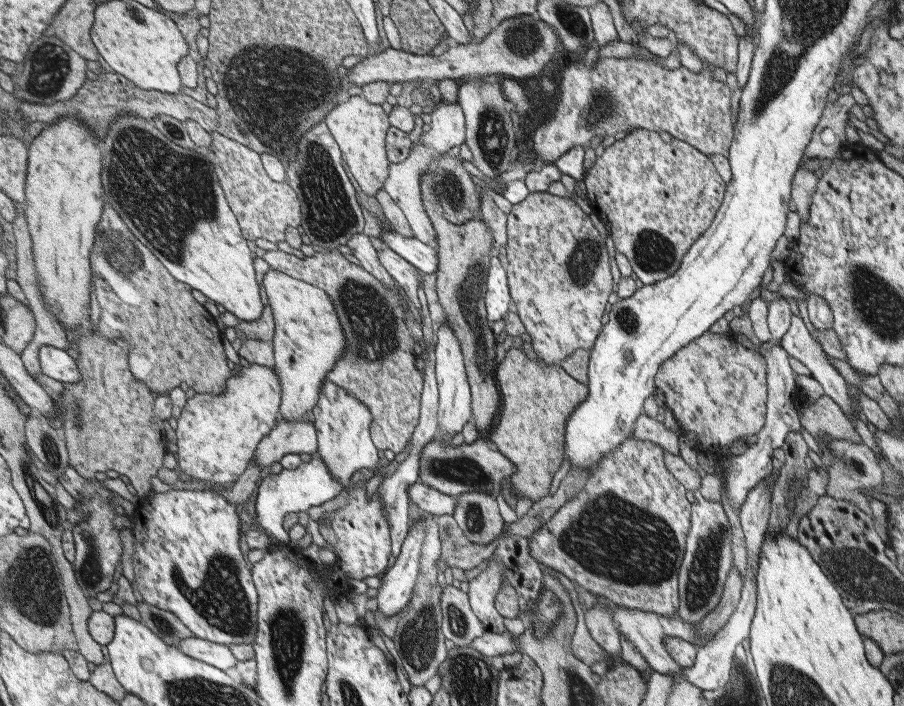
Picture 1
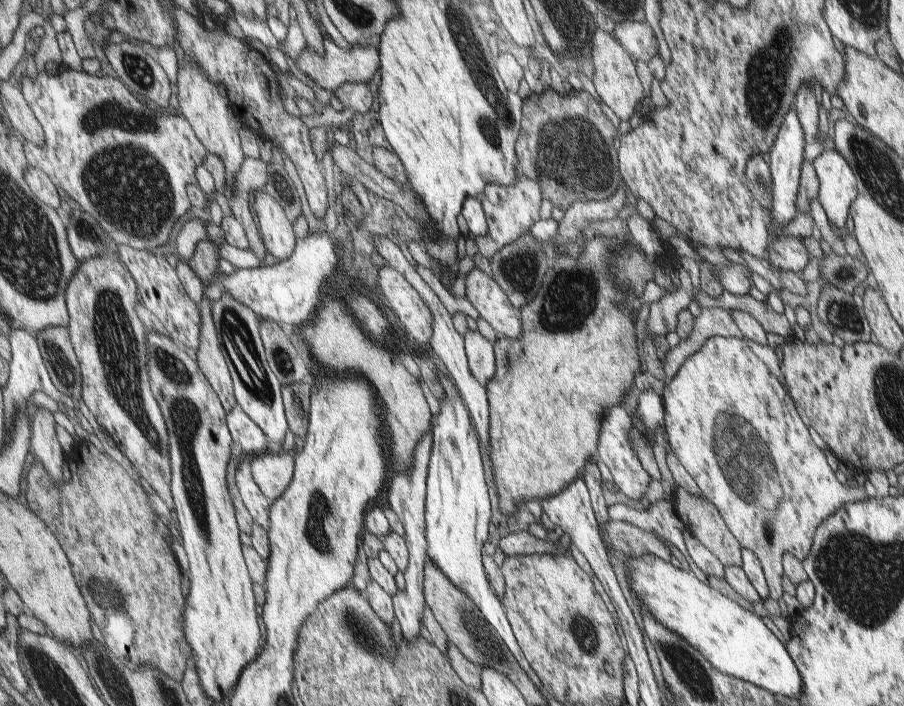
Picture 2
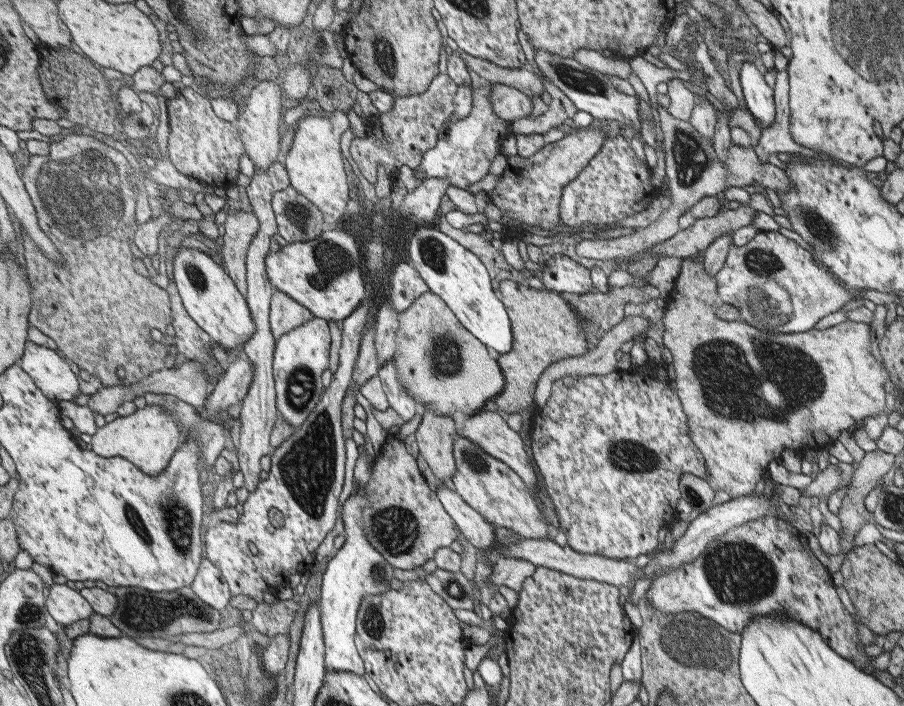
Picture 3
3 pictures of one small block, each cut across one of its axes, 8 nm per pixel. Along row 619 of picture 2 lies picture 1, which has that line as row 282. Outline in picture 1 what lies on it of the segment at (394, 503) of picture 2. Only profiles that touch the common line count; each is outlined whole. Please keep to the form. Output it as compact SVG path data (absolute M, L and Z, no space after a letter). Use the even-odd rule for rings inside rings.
M386 246L377 251L377 254L382 266L404 290L408 304L412 304L416 309L419 304L418 287L423 281L423 275L420 275L418 269L410 262Z

